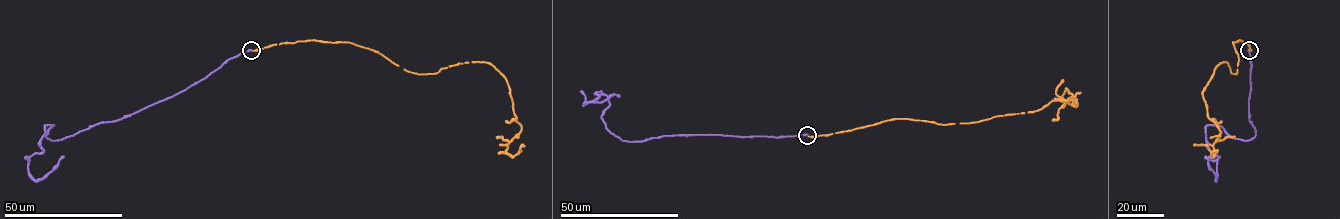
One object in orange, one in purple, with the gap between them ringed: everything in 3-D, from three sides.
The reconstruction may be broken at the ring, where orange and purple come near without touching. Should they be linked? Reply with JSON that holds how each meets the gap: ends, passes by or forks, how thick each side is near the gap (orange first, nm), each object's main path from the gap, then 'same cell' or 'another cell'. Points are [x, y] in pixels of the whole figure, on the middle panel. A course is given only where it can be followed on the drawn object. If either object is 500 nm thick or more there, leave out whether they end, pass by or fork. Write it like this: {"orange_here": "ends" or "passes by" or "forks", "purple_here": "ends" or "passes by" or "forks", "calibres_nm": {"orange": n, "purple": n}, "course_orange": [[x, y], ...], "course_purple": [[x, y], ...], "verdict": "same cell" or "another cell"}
{"orange_here": "ends", "purple_here": "ends", "calibres_nm": {"orange": 130, "purple": 380}, "course_orange": [[808, 136], [895, 119], [979, 122], [1037, 111], [1065, 89], [1077, 106], [1062, 100], [1080, 92]], "course_purple": [[806, 135], [675, 135], [622, 141], [601, 117], [608, 97], [598, 91], [599, 96], [584, 103], [619, 96]], "verdict": "another cell"}

